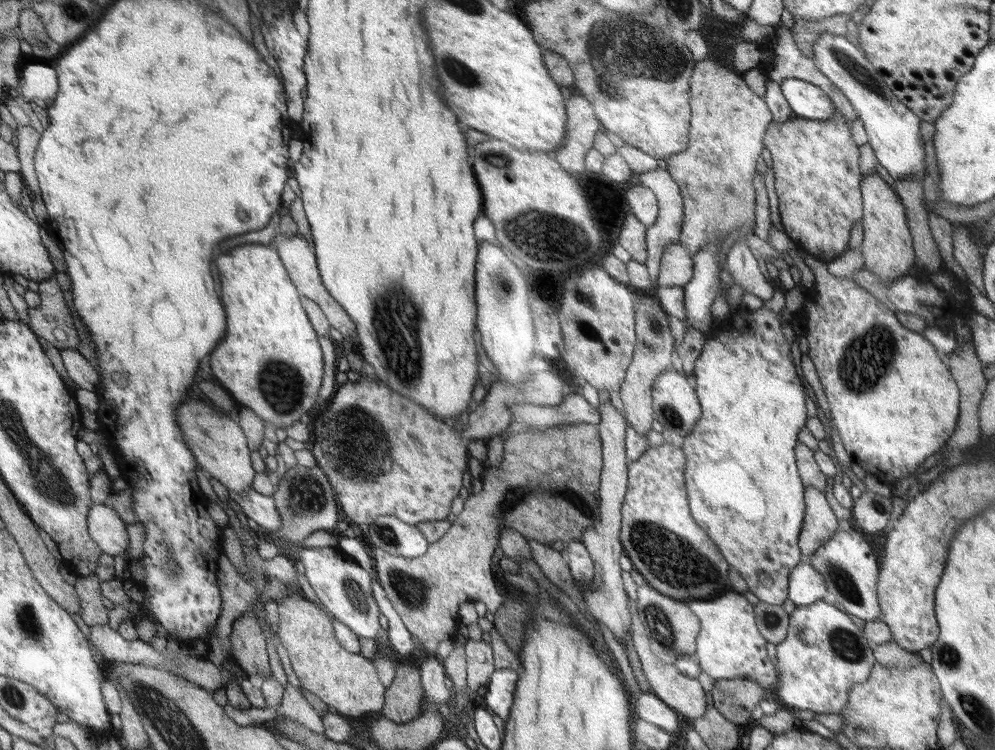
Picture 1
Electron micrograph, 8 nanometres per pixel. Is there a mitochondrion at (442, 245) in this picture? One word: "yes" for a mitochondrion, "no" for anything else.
no

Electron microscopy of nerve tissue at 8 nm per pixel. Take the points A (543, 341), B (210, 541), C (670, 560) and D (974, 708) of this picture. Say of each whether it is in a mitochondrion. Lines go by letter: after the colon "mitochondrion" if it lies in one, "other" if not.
A: other
B: other
C: mitochondrion
D: mitochondrion

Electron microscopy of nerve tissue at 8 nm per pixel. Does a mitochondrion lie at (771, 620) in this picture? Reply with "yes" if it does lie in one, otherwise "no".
yes

